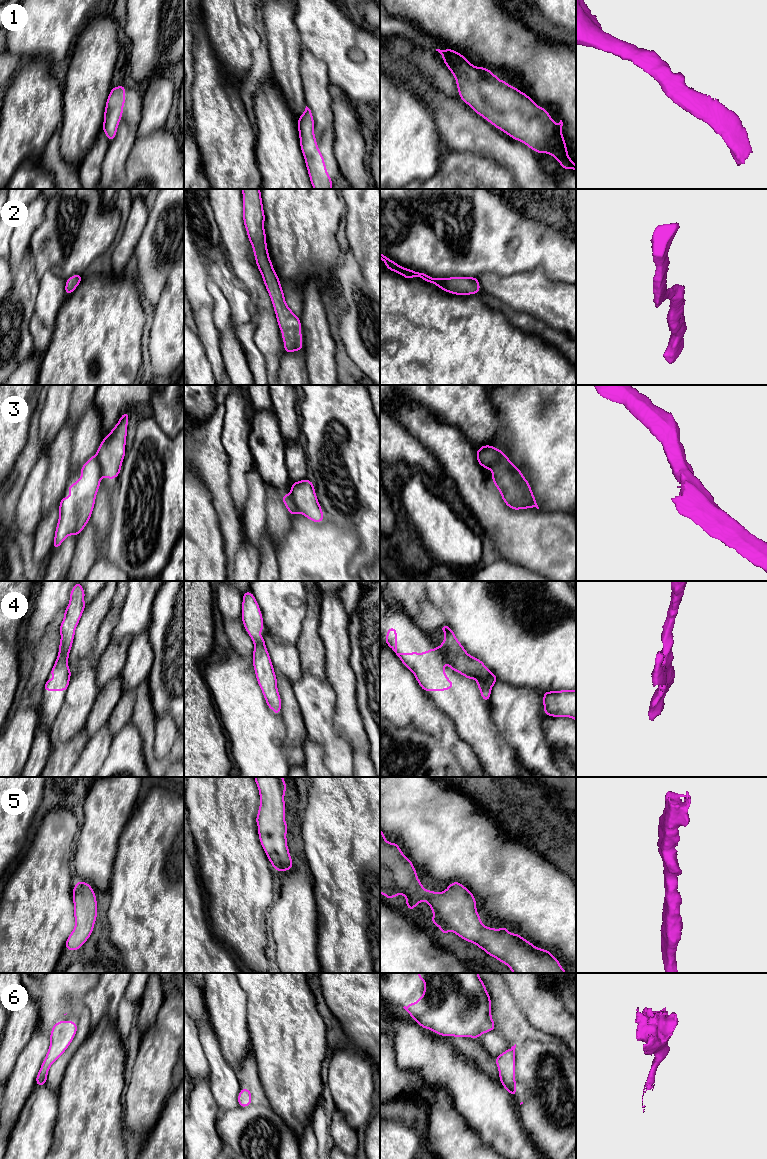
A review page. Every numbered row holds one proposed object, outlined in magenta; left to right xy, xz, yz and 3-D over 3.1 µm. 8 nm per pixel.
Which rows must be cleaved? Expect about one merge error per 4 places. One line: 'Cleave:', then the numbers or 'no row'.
Cleave: 3, 4

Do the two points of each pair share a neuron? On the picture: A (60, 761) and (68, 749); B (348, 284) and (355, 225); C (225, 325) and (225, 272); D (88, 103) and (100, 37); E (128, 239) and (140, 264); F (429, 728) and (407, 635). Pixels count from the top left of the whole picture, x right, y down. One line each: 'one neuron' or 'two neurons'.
A: one neuron
B: two neurons
C: two neurons
D: one neuron
E: two neurons
F: two neurons

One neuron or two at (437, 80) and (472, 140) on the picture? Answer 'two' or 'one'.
two

